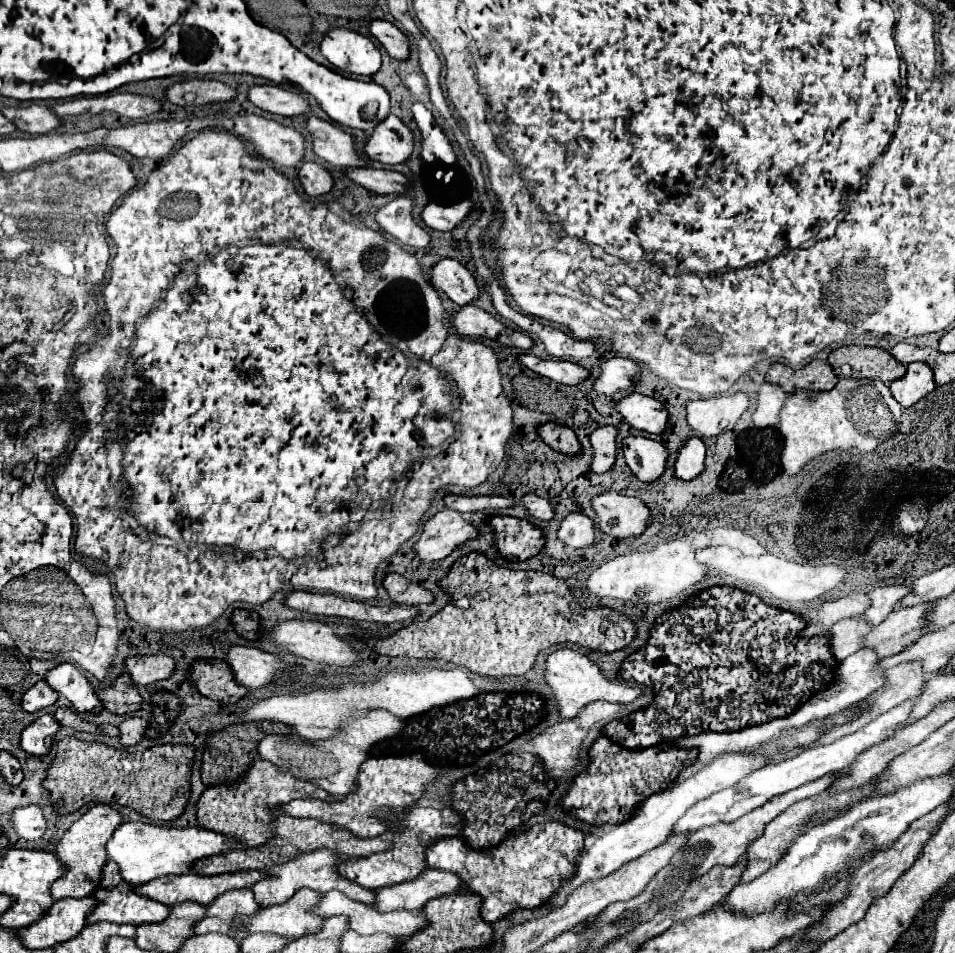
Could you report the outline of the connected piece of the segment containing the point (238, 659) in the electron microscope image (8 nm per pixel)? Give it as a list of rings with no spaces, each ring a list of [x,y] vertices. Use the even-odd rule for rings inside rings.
[[[232,645],[226,651],[226,663],[230,665],[236,683],[244,687],[262,687],[286,667],[286,663],[274,655],[244,645]]]

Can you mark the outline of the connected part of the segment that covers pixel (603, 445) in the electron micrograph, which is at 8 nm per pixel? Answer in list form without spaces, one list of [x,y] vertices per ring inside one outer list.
[[[608,425],[598,427],[590,435],[590,443],[592,443],[592,451],[594,451],[590,471],[592,473],[608,471],[616,461],[616,429],[608,427]]]

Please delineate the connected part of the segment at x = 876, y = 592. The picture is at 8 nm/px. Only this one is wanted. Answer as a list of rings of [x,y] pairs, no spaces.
[[[888,585],[888,587],[872,589],[868,593],[870,607],[862,613],[862,617],[866,619],[866,623],[878,625],[880,621],[884,621],[884,617],[894,607],[898,607],[898,603],[900,603],[900,599],[902,599],[904,593],[908,593],[908,587],[904,587],[904,585]]]

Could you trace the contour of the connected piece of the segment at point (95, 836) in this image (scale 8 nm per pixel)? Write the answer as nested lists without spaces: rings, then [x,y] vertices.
[[[94,805],[90,807],[76,823],[72,823],[72,827],[64,833],[64,837],[56,843],[54,855],[64,861],[66,865],[66,873],[54,881],[54,885],[50,887],[50,893],[56,899],[64,899],[64,897],[88,897],[92,895],[92,891],[96,889],[98,881],[100,881],[100,869],[106,863],[106,841],[112,835],[112,829],[116,829],[116,825],[120,825],[122,817],[116,809],[108,807],[108,805]]]

